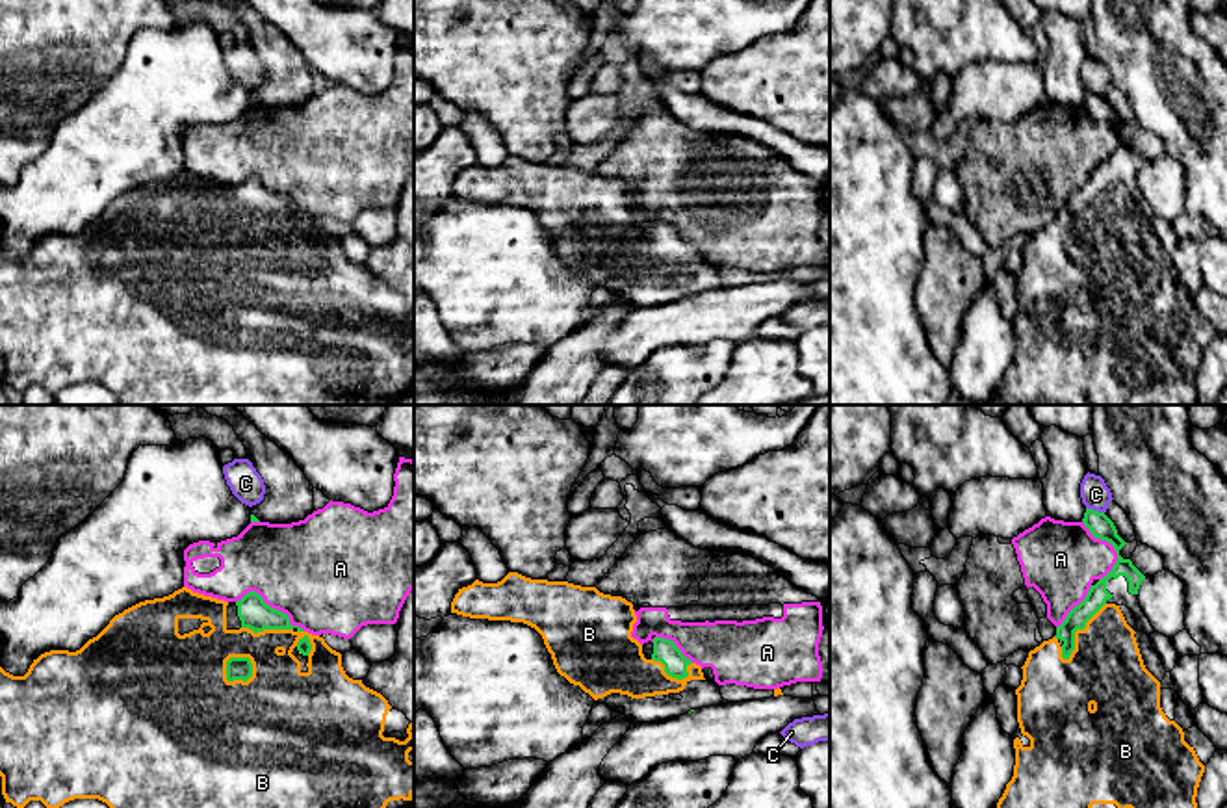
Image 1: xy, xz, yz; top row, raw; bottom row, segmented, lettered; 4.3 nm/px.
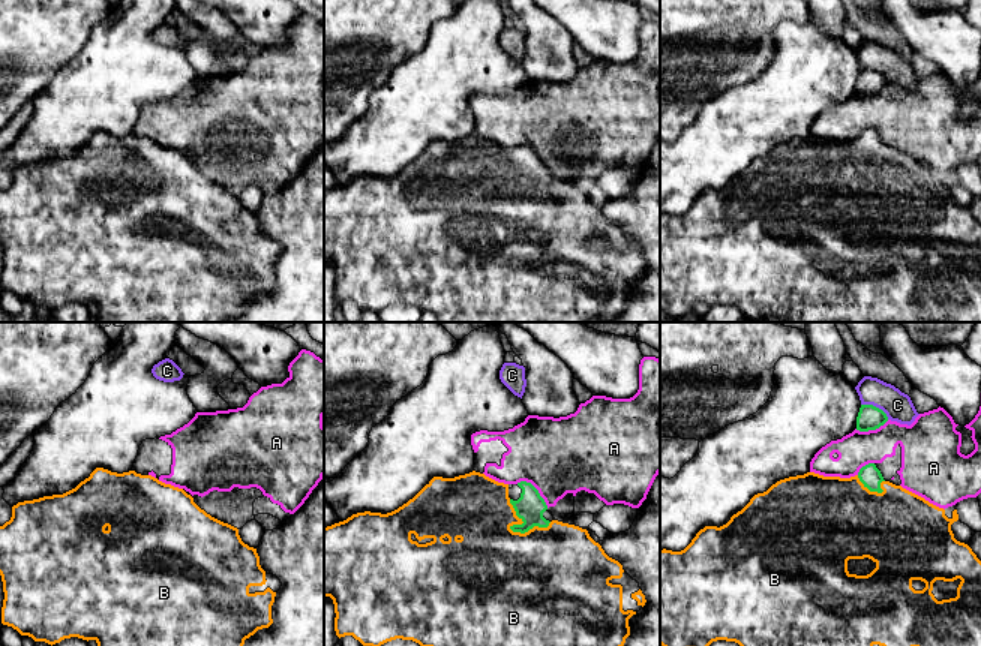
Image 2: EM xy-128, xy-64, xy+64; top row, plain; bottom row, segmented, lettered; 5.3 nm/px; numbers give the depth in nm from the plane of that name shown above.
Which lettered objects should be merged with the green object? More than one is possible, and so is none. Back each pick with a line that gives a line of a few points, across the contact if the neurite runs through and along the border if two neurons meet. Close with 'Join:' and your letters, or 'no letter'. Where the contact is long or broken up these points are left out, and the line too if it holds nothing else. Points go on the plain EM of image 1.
Join: B

